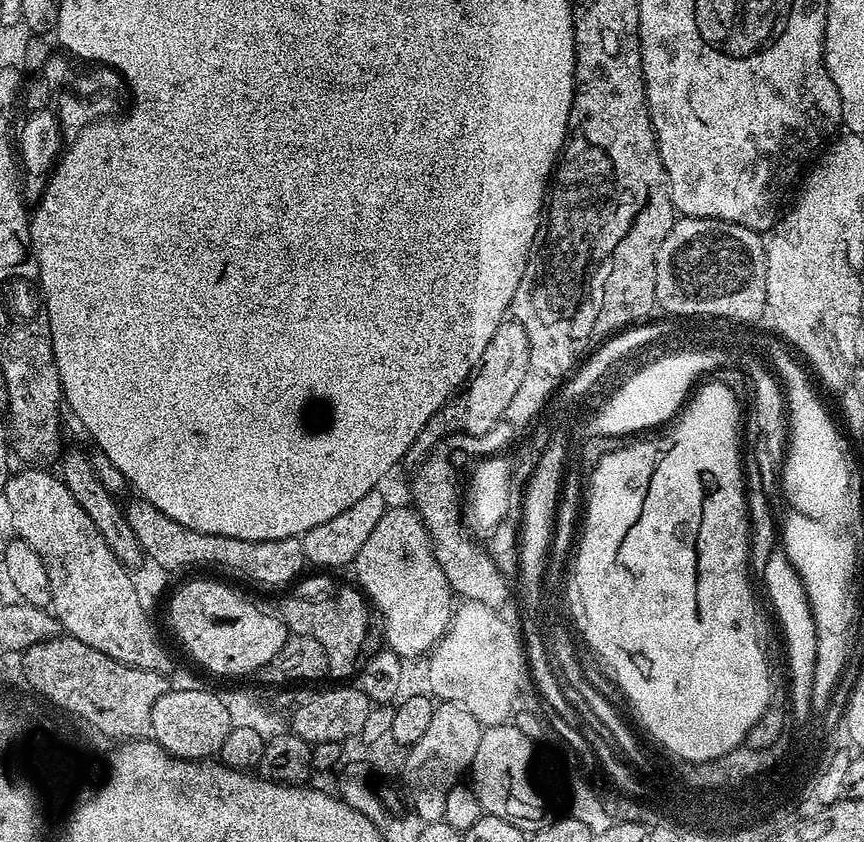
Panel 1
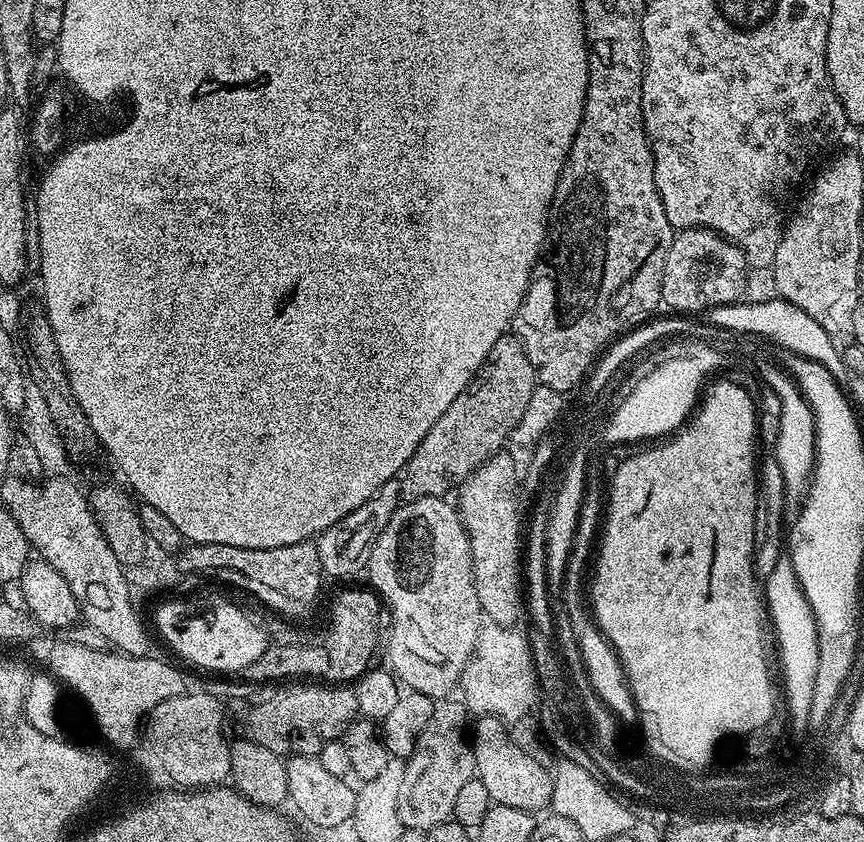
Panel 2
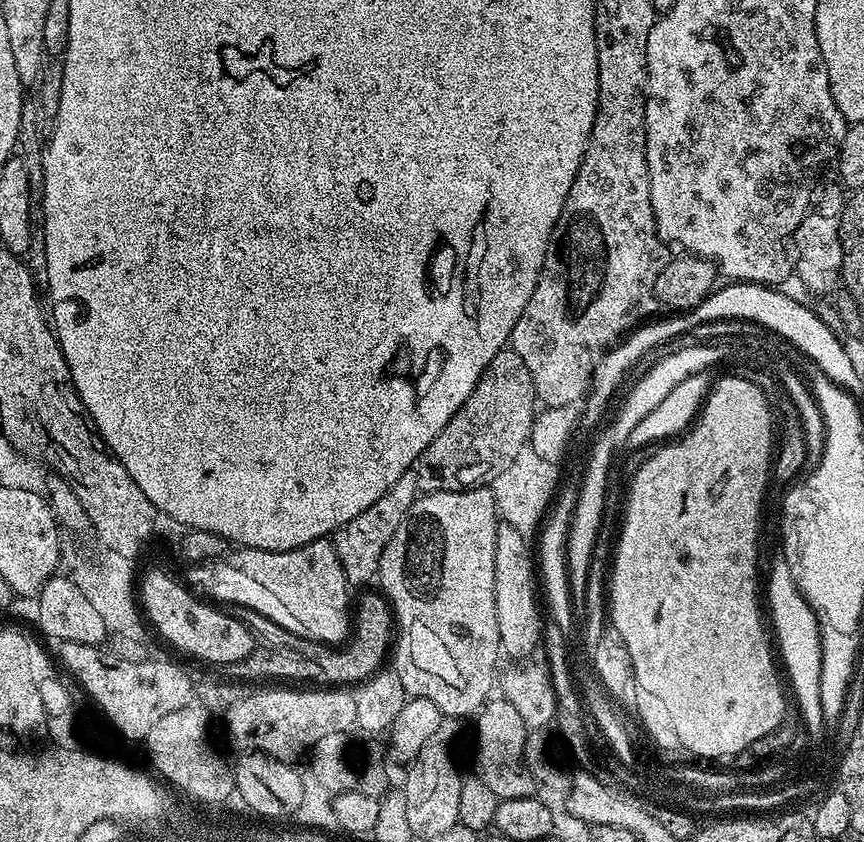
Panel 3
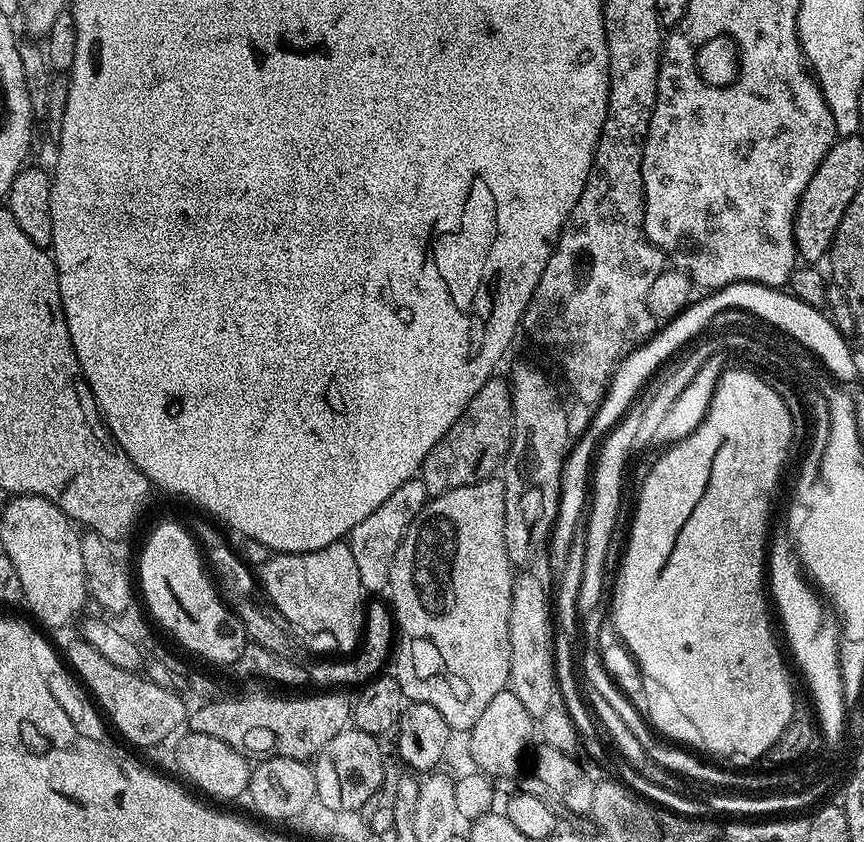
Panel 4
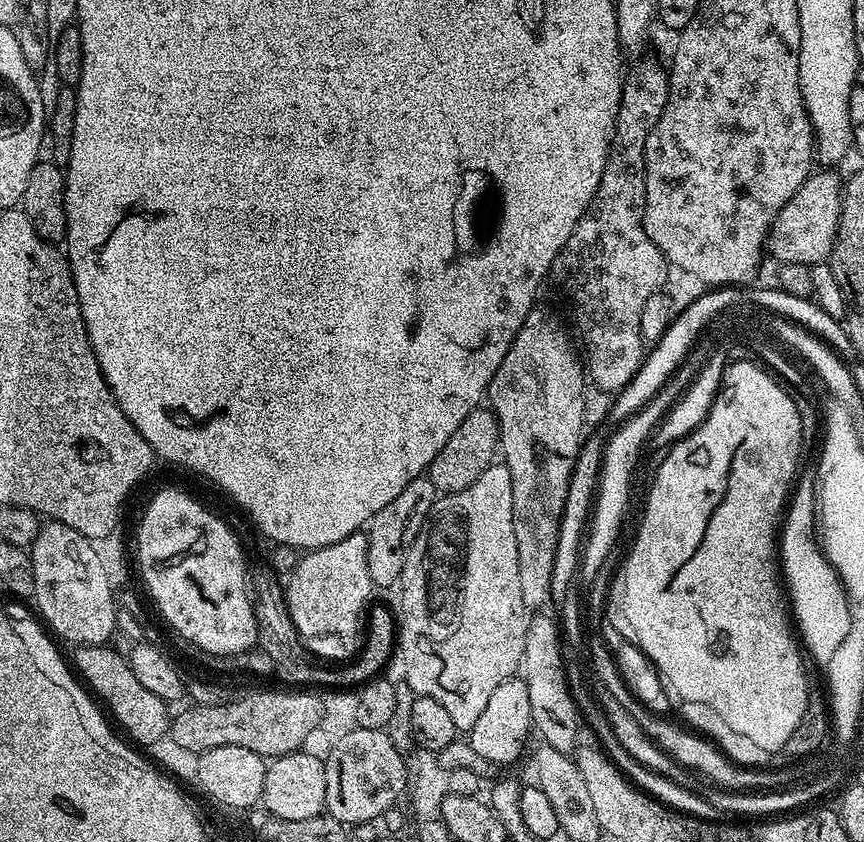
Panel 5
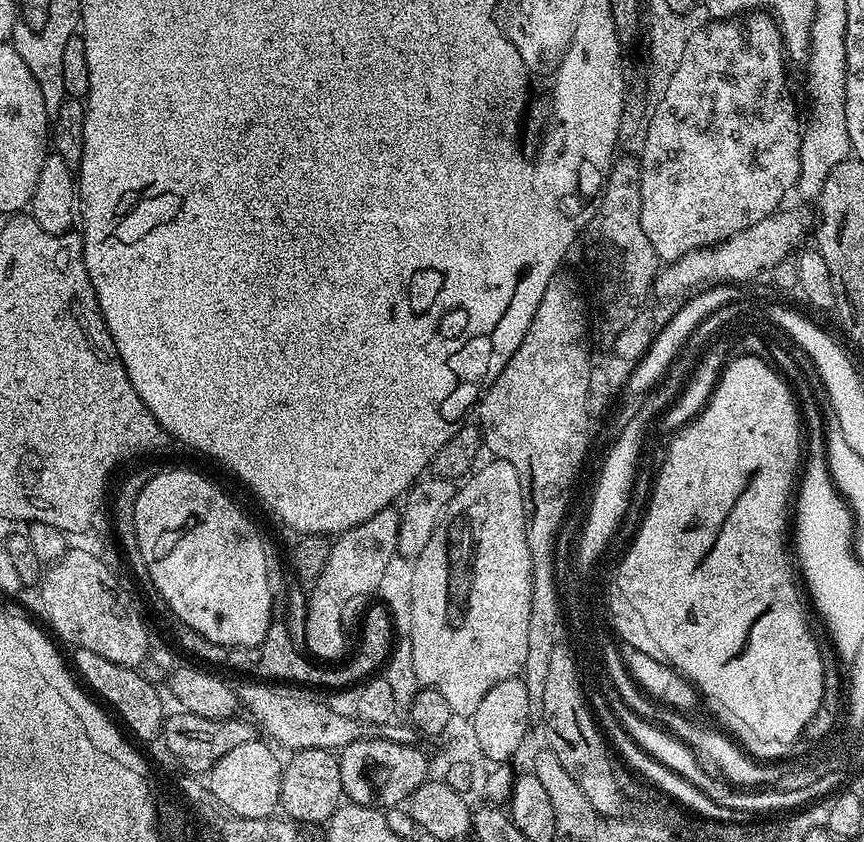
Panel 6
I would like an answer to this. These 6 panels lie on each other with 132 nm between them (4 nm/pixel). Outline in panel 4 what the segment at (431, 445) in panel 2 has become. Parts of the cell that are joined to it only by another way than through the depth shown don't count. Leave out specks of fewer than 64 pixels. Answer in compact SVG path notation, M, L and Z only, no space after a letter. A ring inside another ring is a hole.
M499 378L487 380L482 390L478 390L478 394L474 394L474 398L467 402L464 413L456 419L454 426L450 426L447 433L441 435L440 441L434 446L434 450L430 450L430 454L426 454L424 464L420 467L418 476L423 480L429 497L441 496L443 492L467 486L468 481L491 472L500 456L504 455L508 444L509 417L512 414L512 390L509 381Z

